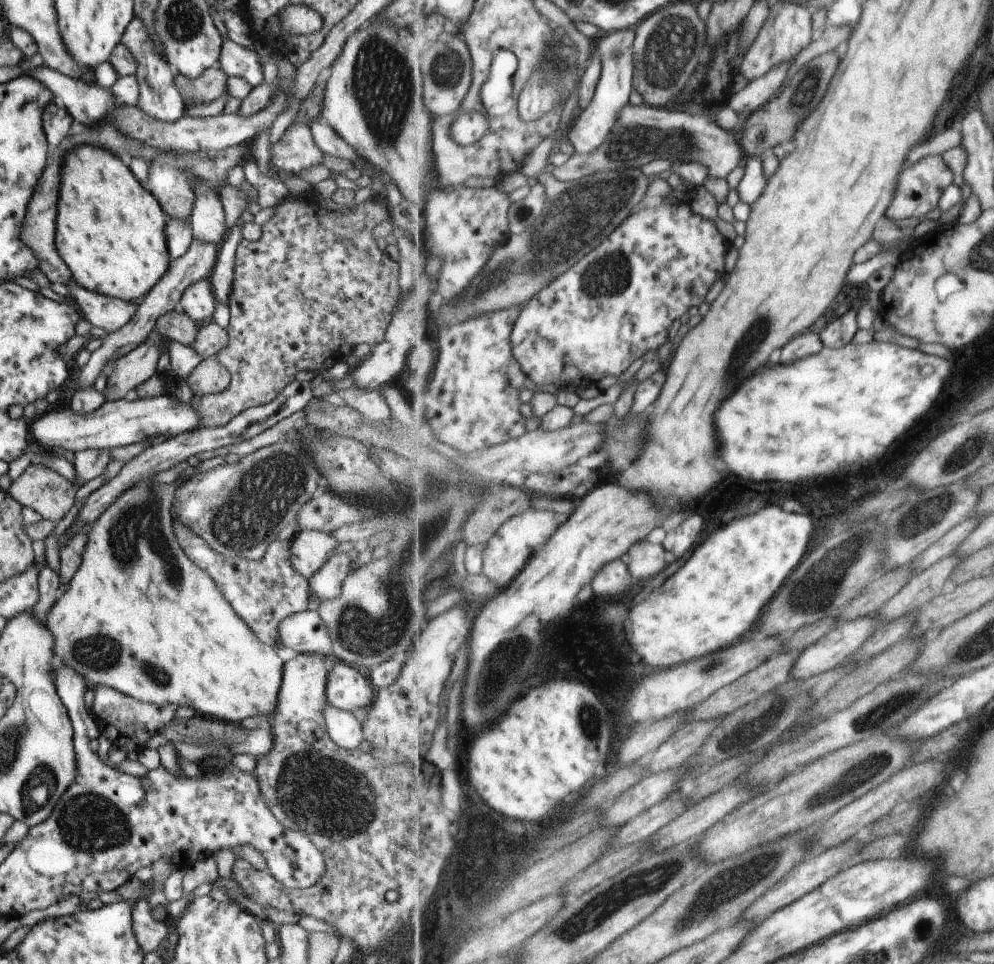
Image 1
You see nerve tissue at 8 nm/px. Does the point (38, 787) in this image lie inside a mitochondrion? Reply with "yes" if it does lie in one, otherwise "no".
yes

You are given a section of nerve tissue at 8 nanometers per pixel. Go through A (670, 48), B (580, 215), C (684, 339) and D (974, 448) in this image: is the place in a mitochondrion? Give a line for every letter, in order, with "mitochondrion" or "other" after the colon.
A: mitochondrion
B: mitochondrion
C: other
D: mitochondrion

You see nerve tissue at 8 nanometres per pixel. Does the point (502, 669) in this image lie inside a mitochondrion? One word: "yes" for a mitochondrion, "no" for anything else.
yes

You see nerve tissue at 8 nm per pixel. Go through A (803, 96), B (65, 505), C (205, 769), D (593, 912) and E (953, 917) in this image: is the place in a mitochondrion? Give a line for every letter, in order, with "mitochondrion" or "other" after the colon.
A: mitochondrion
B: other
C: other
D: mitochondrion
E: other

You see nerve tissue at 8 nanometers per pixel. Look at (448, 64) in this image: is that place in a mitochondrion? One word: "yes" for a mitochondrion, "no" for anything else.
yes

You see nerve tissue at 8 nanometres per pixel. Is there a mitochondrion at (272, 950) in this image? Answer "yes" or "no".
no

